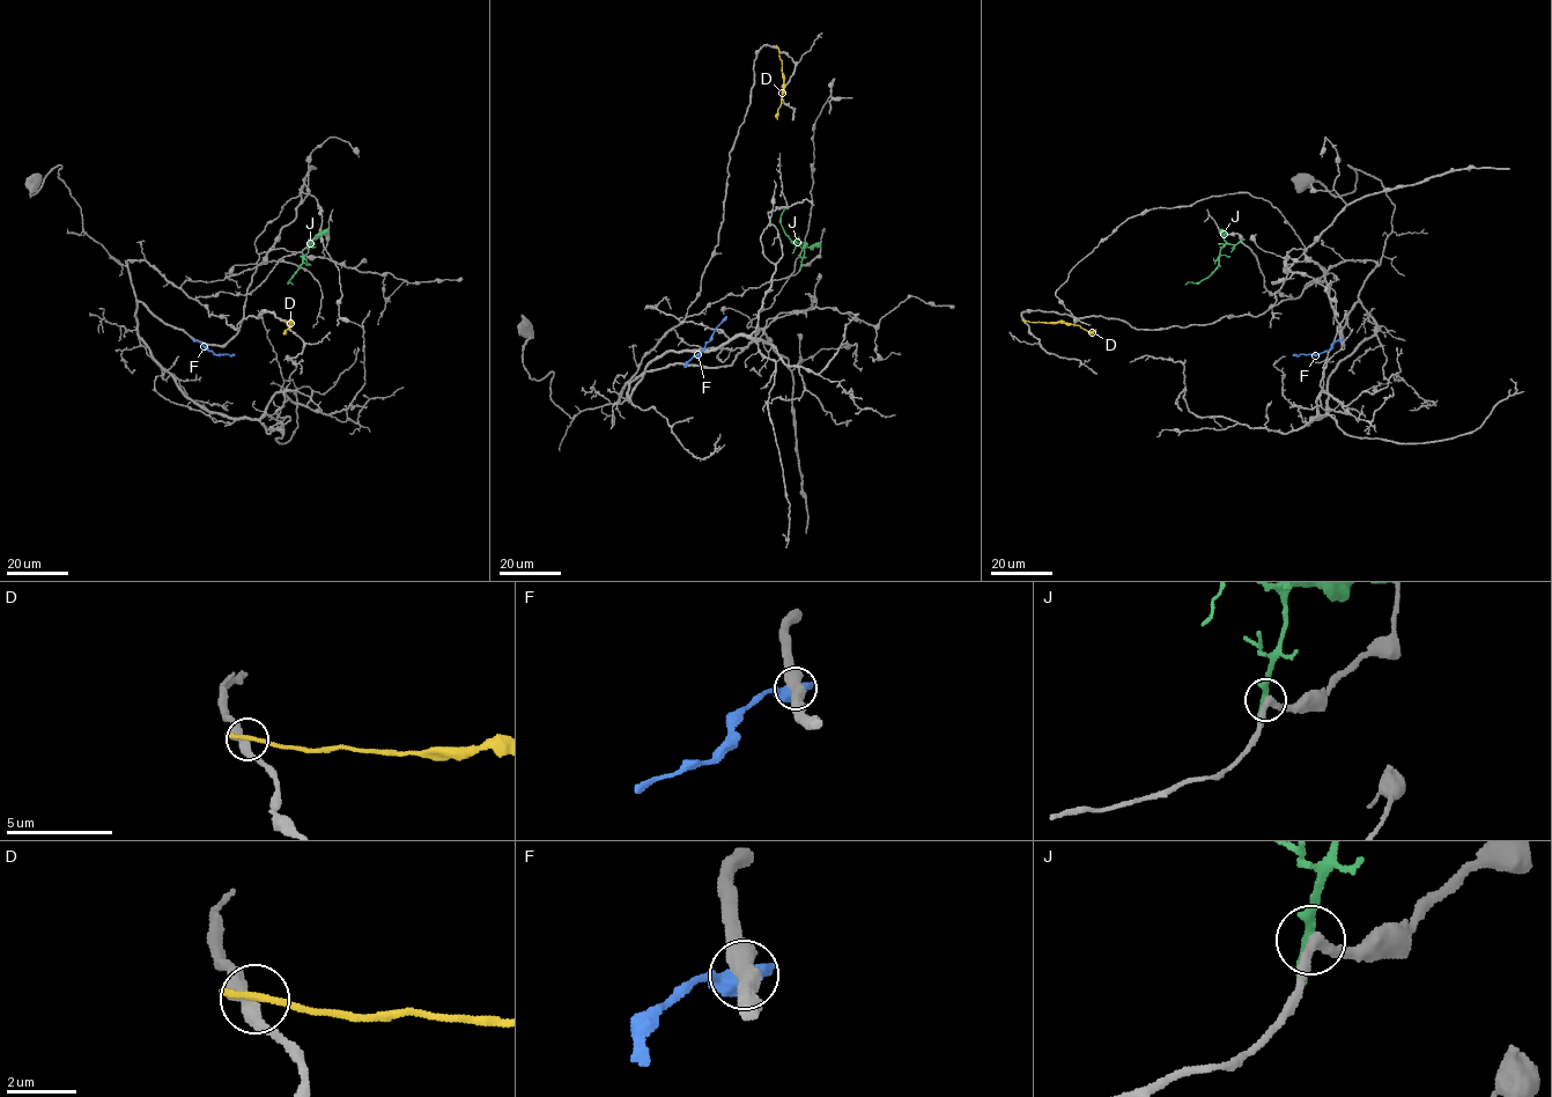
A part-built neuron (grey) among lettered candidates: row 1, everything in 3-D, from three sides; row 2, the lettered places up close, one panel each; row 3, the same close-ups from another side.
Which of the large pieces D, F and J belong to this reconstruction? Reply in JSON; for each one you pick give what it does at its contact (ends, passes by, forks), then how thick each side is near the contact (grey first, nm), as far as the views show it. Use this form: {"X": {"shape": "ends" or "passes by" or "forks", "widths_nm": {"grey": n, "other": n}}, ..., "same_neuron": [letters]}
{"same_neuron": []}

